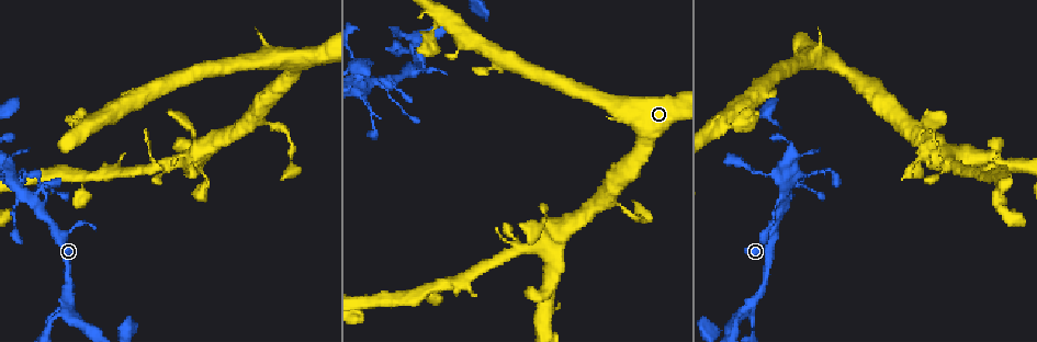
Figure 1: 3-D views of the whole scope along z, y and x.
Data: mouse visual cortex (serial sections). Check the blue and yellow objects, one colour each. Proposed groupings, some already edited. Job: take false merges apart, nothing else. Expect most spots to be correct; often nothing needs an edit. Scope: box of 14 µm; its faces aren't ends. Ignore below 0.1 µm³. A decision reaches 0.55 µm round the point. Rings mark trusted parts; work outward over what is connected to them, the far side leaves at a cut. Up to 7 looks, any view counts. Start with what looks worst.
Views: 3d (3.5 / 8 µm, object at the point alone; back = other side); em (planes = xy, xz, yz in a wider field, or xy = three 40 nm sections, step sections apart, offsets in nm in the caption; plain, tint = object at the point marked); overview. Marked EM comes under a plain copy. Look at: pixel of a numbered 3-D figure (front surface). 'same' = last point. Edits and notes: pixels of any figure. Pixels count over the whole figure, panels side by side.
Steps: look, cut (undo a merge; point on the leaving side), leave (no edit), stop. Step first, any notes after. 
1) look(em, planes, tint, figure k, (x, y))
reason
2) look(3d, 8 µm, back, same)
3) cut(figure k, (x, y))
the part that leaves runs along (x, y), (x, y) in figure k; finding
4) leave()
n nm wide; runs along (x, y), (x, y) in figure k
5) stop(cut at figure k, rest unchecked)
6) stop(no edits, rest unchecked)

look(3d, 3.5 µm, figure 1, (39, 211))
side arm on a straight run

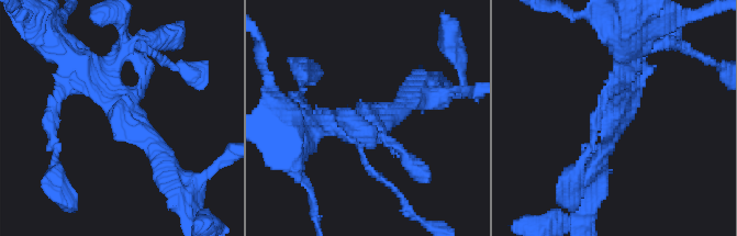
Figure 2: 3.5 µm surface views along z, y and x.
look(em, xy, step 5, tint, figure 2, (125, 110))

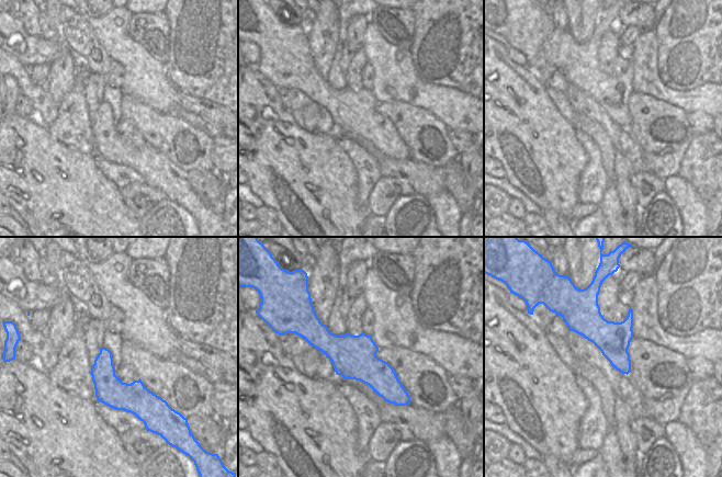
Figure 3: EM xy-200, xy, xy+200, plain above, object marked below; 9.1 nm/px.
leave()
runs along (168, 165), (127, 113), (70, 59) in figure 2; continuous, no second cell

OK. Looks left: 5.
look(3d, 3.5 µm, figure 1, (776, 175))
branch point

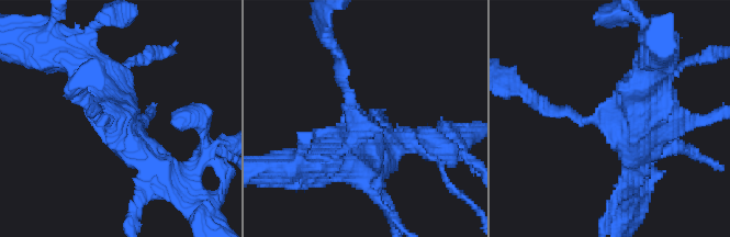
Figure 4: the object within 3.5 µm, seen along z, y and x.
look(em, planes, tint, figure 4, (116, 120))
now the EM

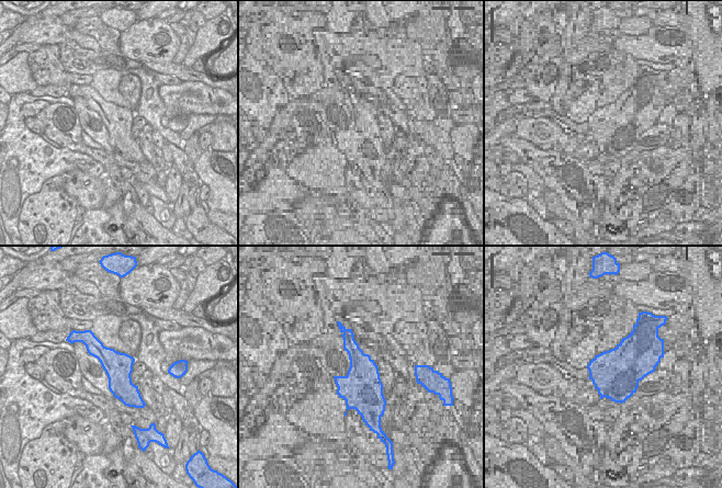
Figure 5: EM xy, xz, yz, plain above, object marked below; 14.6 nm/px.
leave()
continuous, no second cell

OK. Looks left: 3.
look(3d, 3.5 µm, figure 1, (753, 303))
looks like a crossing

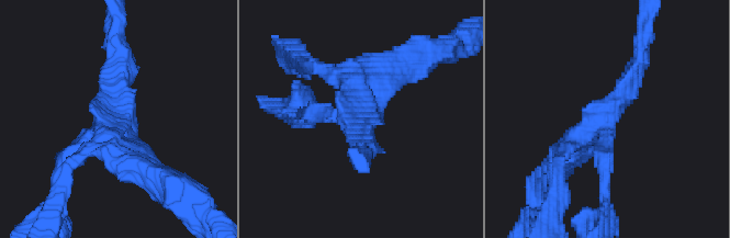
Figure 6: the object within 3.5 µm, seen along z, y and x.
look(em, xy, step 5, tint, figure 6, (104, 118))
need the tissue

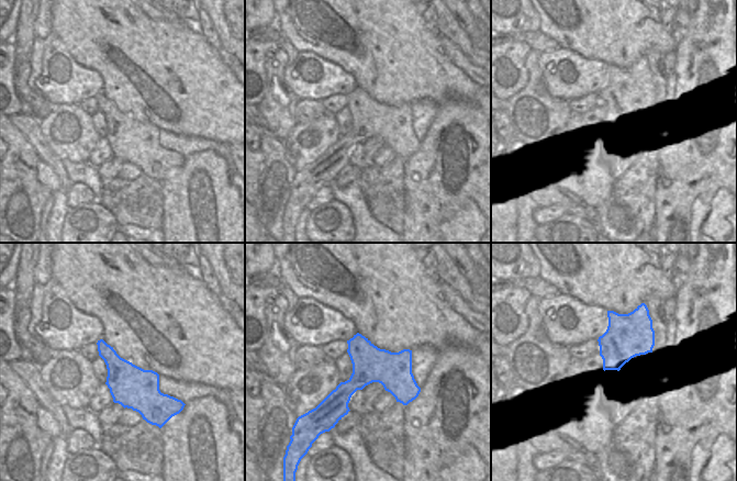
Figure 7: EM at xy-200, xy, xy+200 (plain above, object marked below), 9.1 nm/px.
leave()
all the same cell

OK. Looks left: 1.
stop(no edits, rest unchecked)

